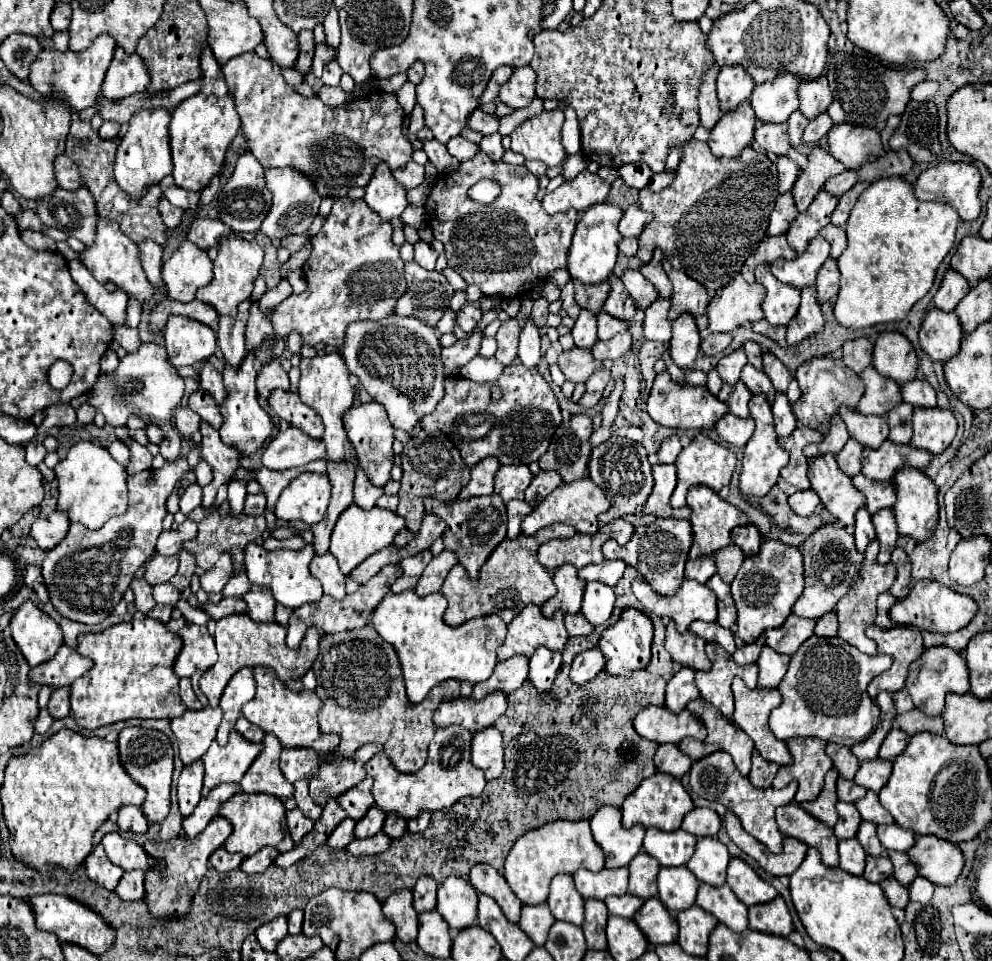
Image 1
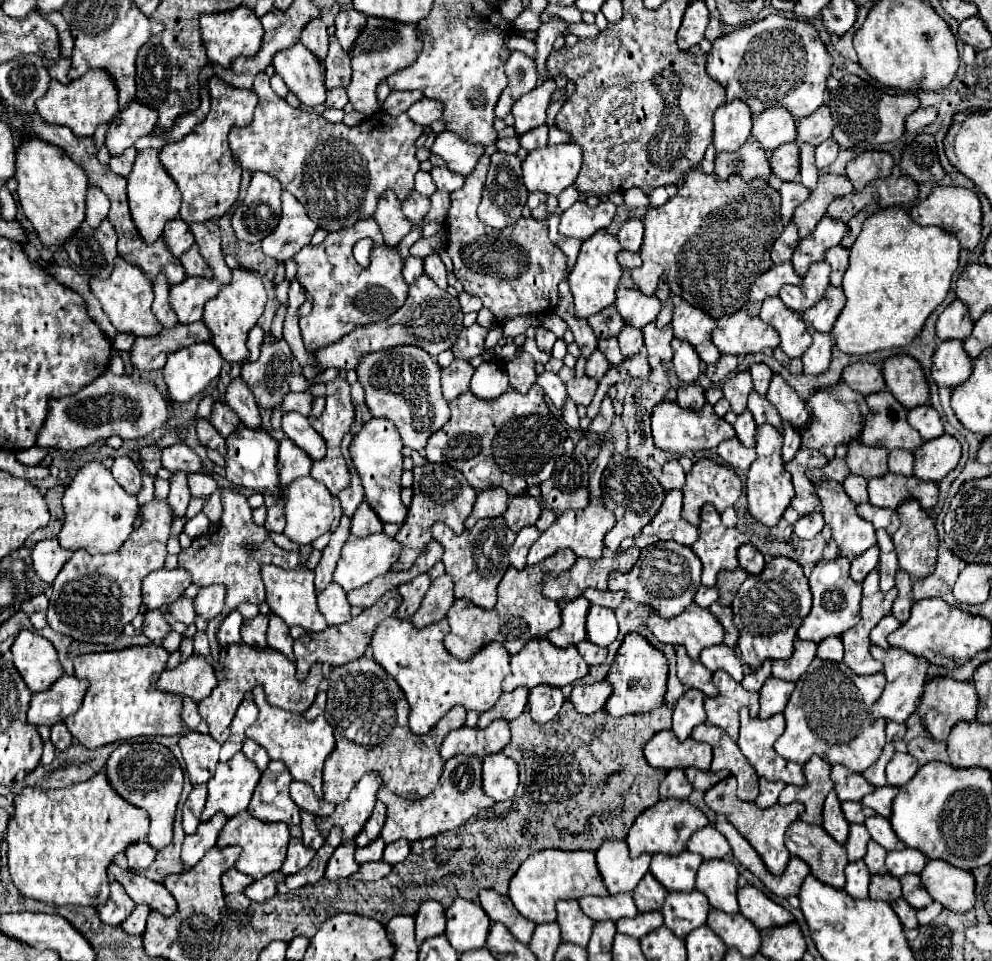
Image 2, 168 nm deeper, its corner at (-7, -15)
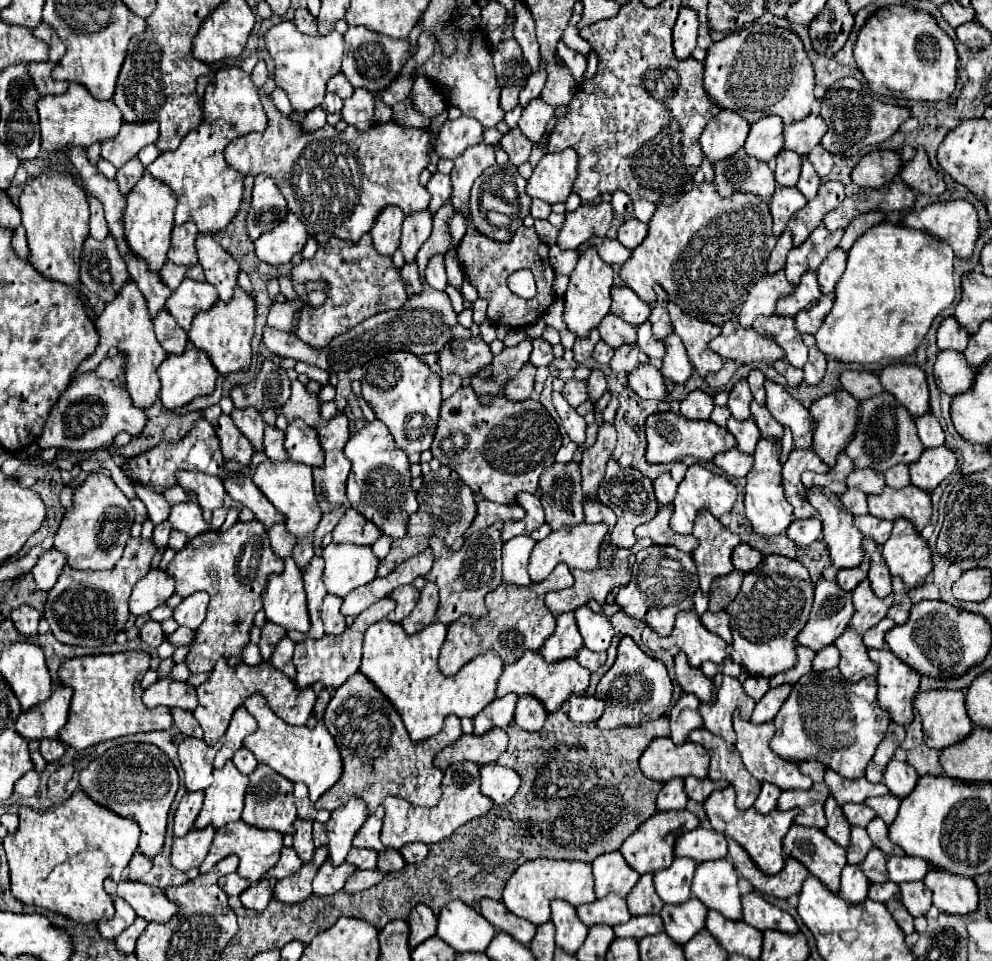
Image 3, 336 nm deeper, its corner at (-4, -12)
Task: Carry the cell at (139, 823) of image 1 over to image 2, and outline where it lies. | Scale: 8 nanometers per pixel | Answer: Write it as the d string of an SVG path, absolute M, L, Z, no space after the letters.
M140 841L140 843L132 843L128 849L126 849L126 859L128 859L128 865L132 871L140 871L140 869L146 869L156 857L156 849L150 847L148 843Z

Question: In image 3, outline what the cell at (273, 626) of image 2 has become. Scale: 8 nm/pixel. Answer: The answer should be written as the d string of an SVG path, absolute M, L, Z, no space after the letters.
M285 638L277 644L275 648L275 654L271 658L271 664L273 668L281 670L283 674L287 674L293 682L295 682L295 666L291 662L291 656L293 656L293 648L295 648L295 642L291 638Z

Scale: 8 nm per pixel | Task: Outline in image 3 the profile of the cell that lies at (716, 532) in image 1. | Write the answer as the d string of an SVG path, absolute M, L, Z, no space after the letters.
M709 512L697 514L693 536L699 540L697 550L693 550L693 560L699 572L701 590L707 594L713 578L727 576L733 570L731 552L741 540Z

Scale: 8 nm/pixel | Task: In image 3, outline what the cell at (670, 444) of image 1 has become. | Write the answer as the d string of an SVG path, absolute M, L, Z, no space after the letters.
M661 474L655 482L653 482L653 490L655 490L655 498L659 504L671 504L677 492L677 482L669 476L669 474Z

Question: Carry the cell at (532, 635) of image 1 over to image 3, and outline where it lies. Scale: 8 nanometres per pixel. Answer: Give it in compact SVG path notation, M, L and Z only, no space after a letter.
M525 652L515 664L503 668L503 674L497 686L497 696L501 698L505 694L517 694L517 696L529 694L537 698L543 704L543 708L551 714L551 712L557 712L573 694L583 696L587 686L589 686L589 672L581 668L575 658L563 660L557 664L545 664L539 652Z

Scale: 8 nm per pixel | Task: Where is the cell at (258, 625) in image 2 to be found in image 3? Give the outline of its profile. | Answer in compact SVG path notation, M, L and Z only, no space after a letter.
M265 624L263 630L261 630L261 642L259 642L259 650L261 650L261 656L263 660L267 662L275 650L275 646L279 644L281 638L287 636L287 630L281 628L281 626L275 626L275 624Z

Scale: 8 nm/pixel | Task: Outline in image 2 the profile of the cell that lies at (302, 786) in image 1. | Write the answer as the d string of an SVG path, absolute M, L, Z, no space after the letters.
M300 811L300 815L302 815L302 821L300 821L302 841L304 841L308 847L318 849L318 847L324 843L324 837L322 837L322 833L318 831L318 827L316 827L316 823L314 823L314 815L308 813L308 811Z

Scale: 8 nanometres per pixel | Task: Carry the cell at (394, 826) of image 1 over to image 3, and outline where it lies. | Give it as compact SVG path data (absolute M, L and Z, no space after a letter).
M393 848L385 850L379 854L377 858L377 870L381 870L383 874L389 874L389 872L397 872L405 866L405 860L401 858L399 852L393 852Z

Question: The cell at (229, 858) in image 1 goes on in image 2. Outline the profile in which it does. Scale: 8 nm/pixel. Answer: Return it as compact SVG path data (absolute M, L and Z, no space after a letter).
M232 867L230 871L226 871L226 873L222 875L222 889L224 889L226 895L228 895L228 893L238 893L238 891L244 891L252 881L254 881L254 879L252 879L250 875L244 875L244 873L240 873L240 871L236 871L236 869Z

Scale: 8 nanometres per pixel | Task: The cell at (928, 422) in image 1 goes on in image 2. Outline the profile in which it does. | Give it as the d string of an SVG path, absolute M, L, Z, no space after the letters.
M940 435L924 441L914 453L914 475L926 481L944 479L960 459L960 443L952 435Z

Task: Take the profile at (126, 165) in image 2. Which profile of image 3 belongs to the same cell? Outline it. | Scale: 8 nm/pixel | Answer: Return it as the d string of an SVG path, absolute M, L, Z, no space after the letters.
M133 158L133 160L129 160L129 164L125 164L125 168L121 168L121 170L117 170L117 184L119 184L119 192L123 192L125 196L133 190L133 186L141 180L141 176L143 176L143 172L145 172L145 168L143 168L143 164L139 162L139 158Z

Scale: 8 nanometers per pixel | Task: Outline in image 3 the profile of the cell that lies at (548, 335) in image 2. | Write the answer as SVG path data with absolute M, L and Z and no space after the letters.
M535 338L535 340L533 340L533 352L531 352L529 362L539 368L539 366L549 366L551 360L553 360L551 344L547 344L547 342L541 340L541 338Z

